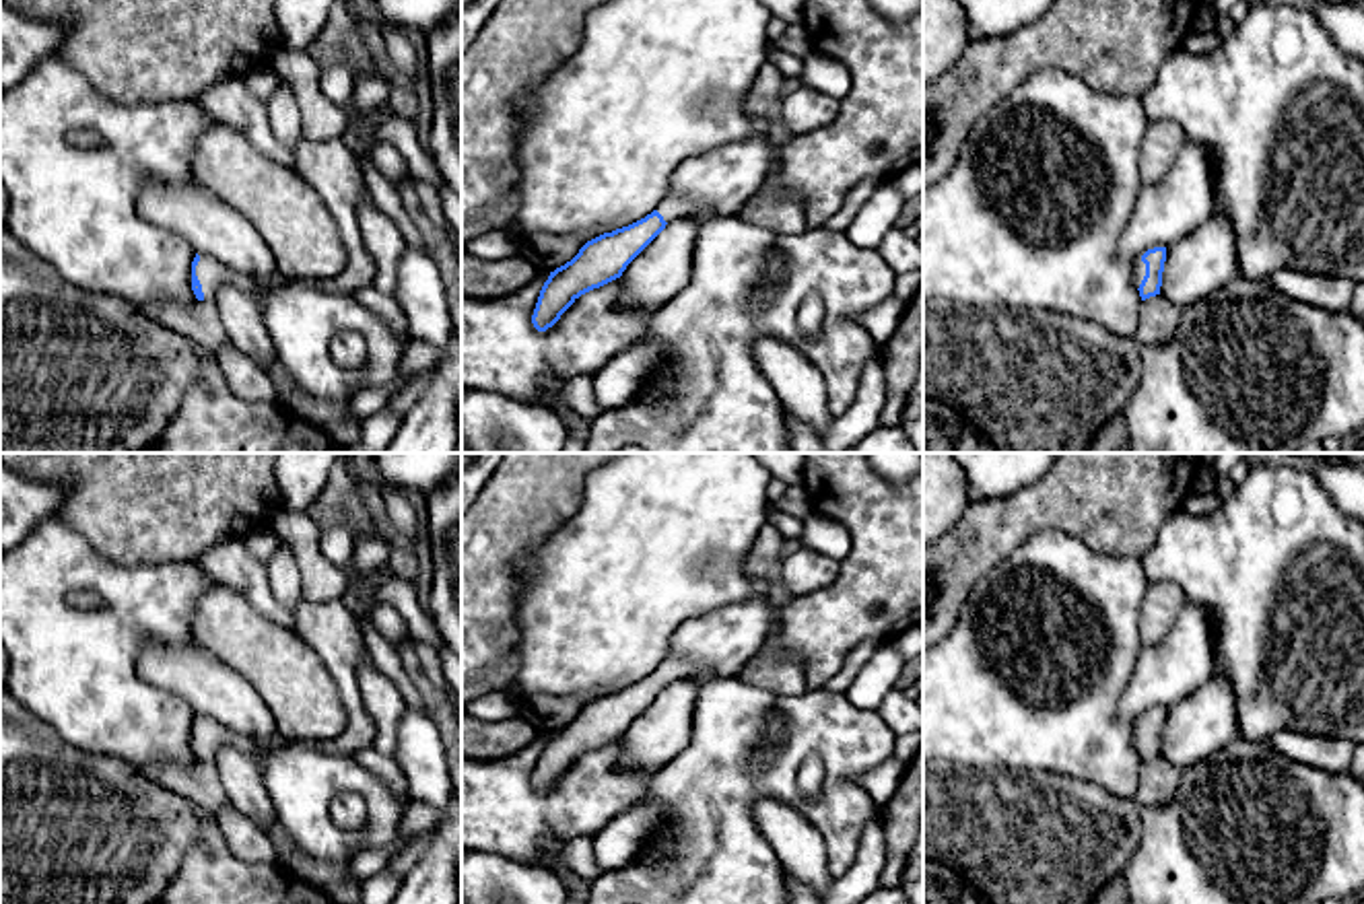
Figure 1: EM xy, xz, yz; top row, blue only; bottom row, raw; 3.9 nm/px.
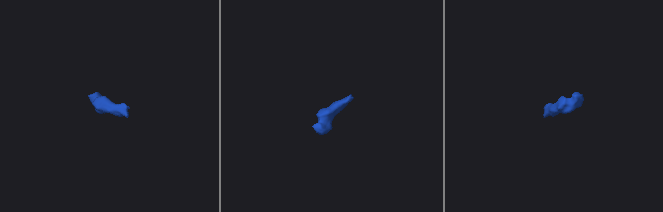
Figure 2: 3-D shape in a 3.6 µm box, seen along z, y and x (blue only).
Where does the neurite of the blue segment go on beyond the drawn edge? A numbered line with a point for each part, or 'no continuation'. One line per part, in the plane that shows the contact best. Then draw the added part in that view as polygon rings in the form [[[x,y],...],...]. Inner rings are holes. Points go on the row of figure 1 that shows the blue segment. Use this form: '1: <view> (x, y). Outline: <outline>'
1: xy (211, 274). Outline: [[[200,255],[200,262],[196,266],[196,276],[202,284],[204,301],[208,303],[214,301],[216,290],[223,284],[233,284],[255,301],[262,299],[264,280],[258,280],[255,276],[249,274],[237,274],[206,255]]]

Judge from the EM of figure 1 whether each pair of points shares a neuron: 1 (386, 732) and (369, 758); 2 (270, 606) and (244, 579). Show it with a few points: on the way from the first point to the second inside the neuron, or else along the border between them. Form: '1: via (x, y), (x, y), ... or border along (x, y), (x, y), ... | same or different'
1: border along (373, 746), (390, 756) | different
2: via (264, 600), (250, 585) | same

